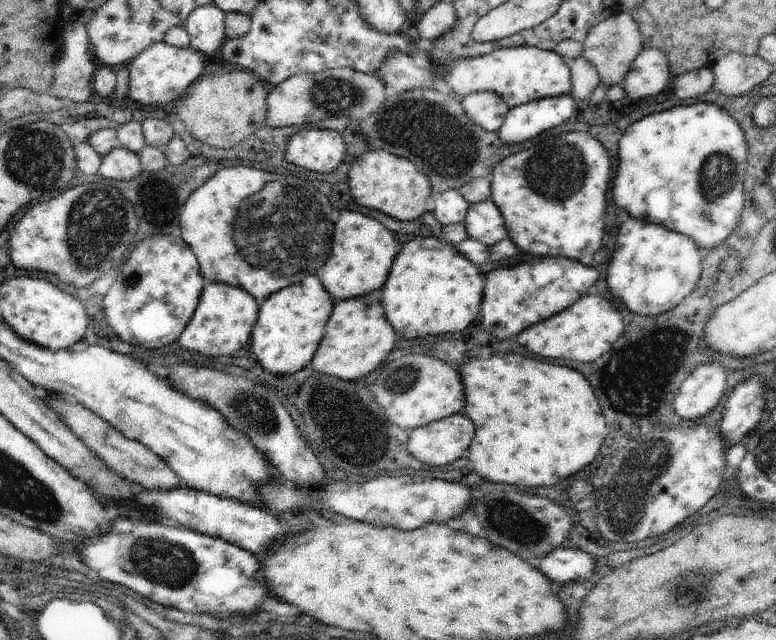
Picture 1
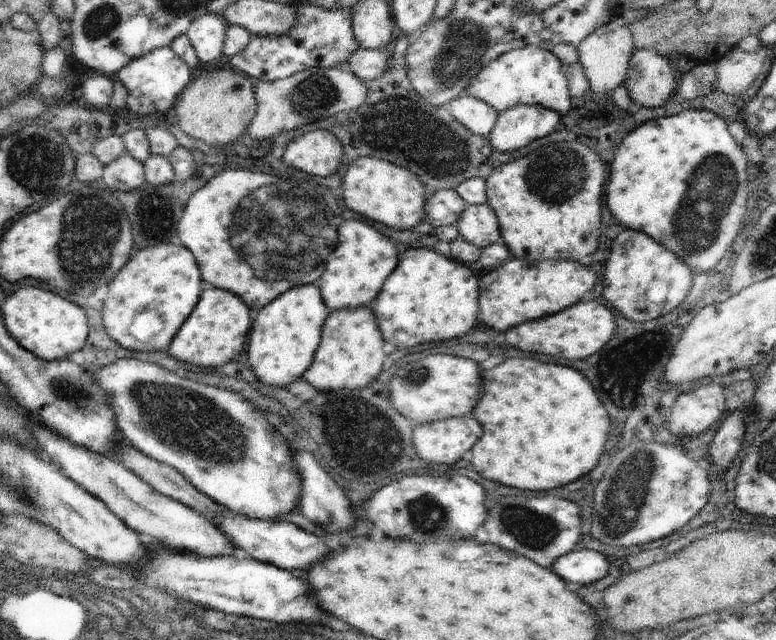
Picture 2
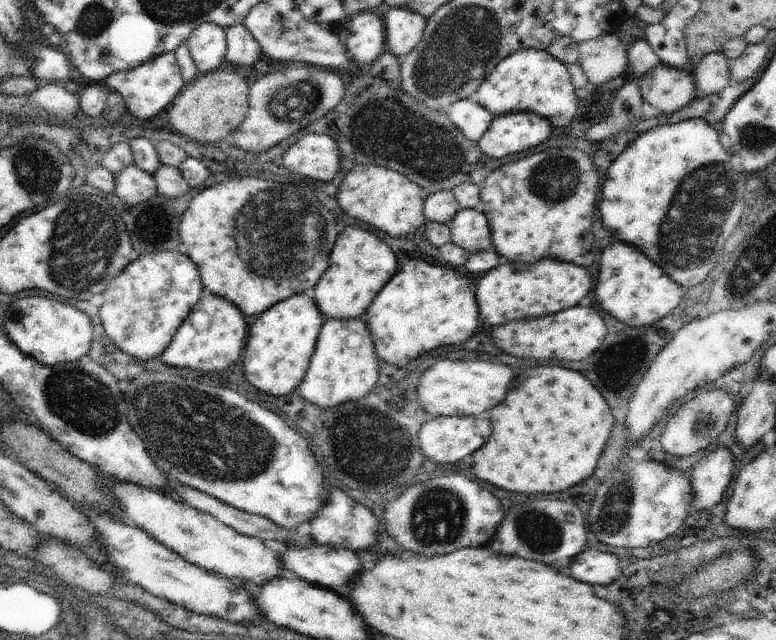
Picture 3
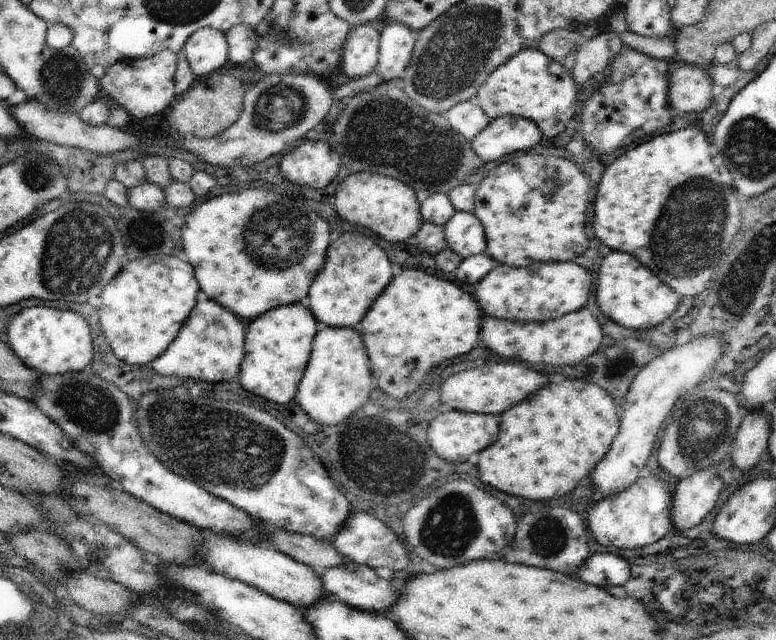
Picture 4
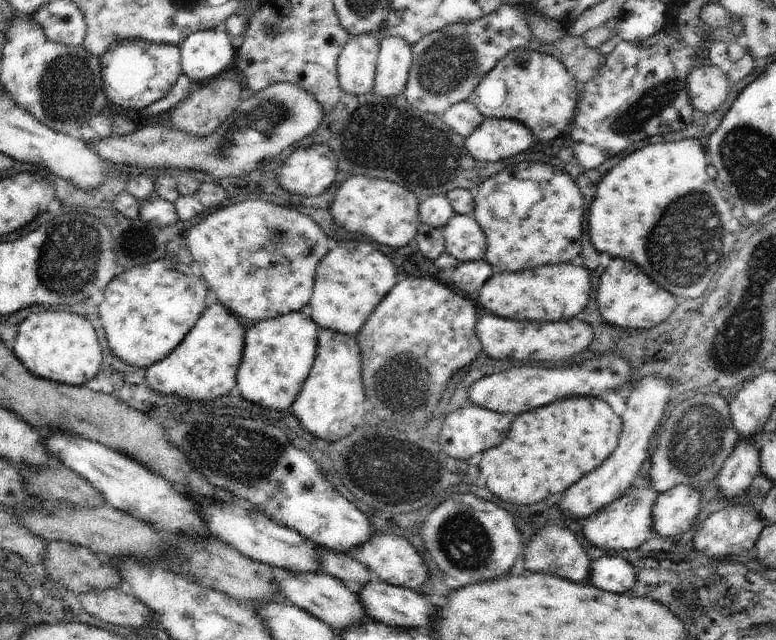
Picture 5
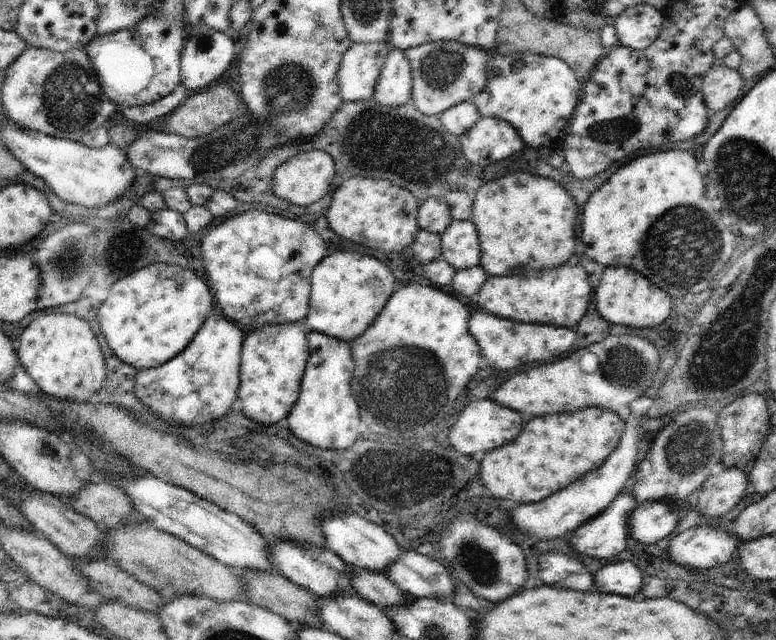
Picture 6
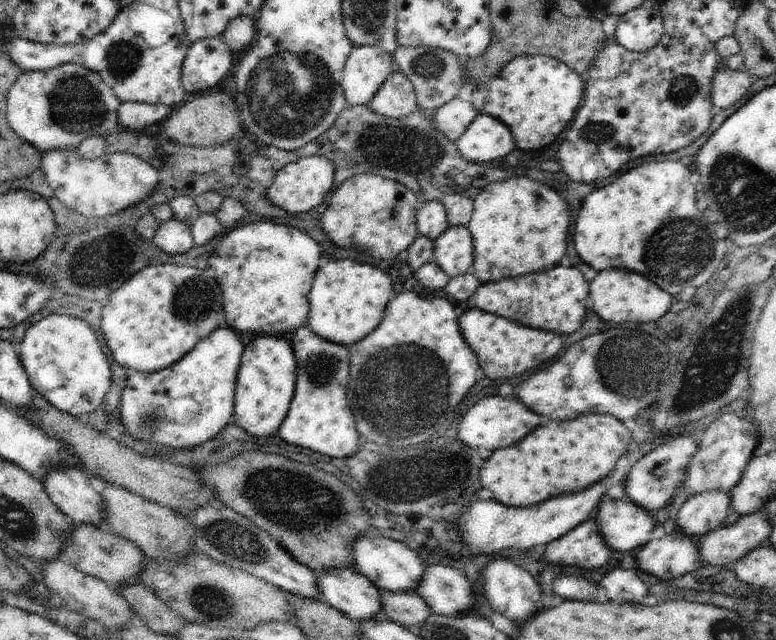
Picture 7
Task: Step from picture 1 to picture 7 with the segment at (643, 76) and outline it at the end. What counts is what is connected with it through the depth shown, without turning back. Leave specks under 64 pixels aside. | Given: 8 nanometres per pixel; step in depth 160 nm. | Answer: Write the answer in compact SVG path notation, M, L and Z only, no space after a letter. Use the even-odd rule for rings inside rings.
M728 66L721 67L712 81L710 98L713 102L713 116L742 100L752 82L753 78L744 70L735 71Z

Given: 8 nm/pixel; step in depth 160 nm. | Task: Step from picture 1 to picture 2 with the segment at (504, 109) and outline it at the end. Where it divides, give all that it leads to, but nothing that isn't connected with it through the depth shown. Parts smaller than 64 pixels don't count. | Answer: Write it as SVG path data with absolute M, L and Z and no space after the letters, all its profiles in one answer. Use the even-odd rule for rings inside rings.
M470 96L456 97L447 108L460 125L466 126L471 133L480 137L490 134L500 114L483 100Z

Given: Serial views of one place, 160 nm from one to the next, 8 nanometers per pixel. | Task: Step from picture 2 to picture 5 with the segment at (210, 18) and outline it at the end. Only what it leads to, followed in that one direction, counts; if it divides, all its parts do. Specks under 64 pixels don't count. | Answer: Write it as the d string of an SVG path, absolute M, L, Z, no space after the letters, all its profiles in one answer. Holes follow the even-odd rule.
M224 27L191 34L180 46L181 71L195 86L204 84L234 64L237 42Z

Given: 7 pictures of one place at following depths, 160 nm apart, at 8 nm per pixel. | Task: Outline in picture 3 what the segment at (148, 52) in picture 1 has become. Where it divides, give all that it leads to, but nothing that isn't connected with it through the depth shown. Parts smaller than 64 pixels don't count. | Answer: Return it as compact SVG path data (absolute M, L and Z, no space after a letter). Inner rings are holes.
M175 52L160 54L156 59L144 62L133 70L114 73L102 83L108 90L118 92L124 98L126 111L142 121L150 120L162 111L168 110L174 98L177 98L186 87L182 80L182 72L179 72L176 63Z

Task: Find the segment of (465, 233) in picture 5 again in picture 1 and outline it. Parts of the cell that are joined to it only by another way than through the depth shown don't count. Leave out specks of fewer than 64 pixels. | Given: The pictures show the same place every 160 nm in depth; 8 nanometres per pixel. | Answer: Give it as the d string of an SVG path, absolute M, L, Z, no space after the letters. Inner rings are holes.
M491 199L470 205L462 224L468 237L479 240L487 247L507 236L505 218Z

